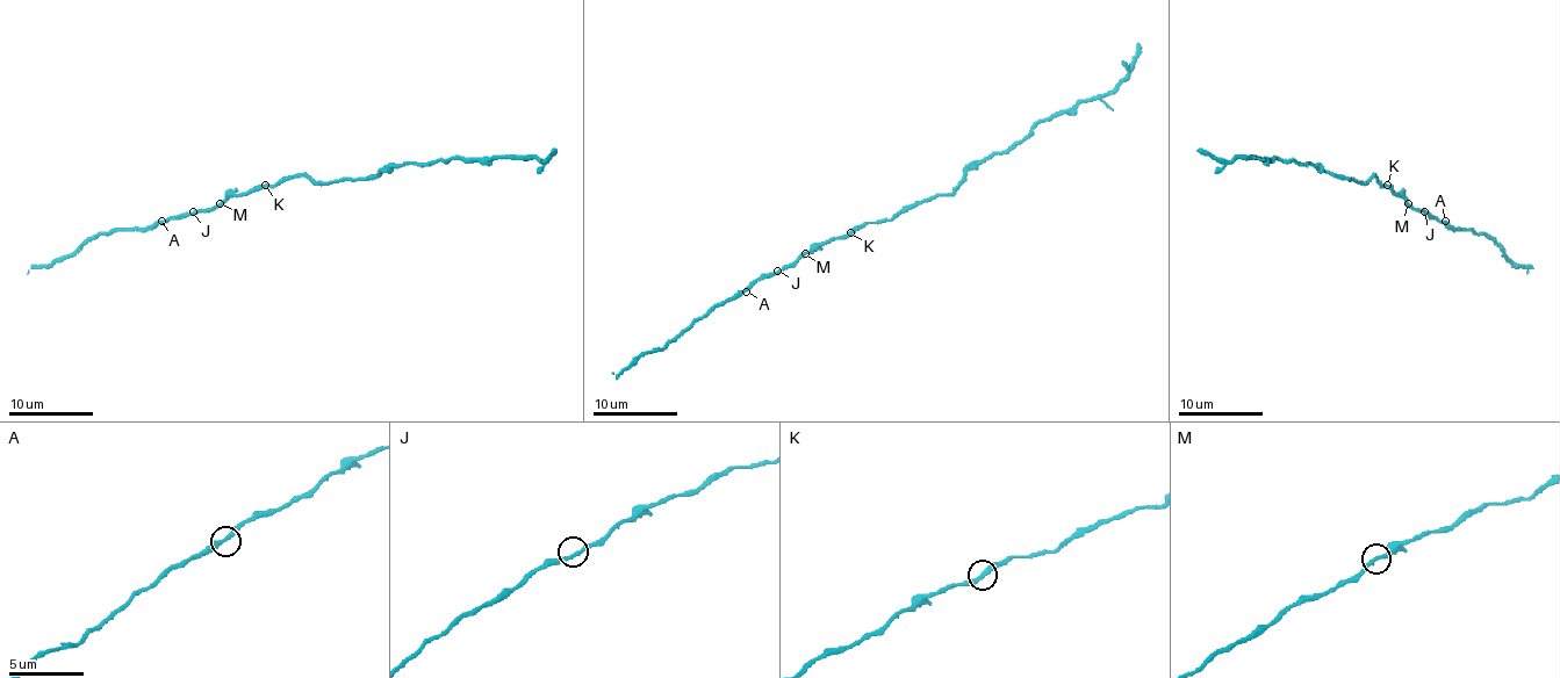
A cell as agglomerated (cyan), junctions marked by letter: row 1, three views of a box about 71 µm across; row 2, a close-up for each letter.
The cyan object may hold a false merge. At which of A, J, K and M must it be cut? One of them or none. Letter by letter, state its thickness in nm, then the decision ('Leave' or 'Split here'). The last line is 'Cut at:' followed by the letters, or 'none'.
A: Thickness 300 nm. Leave
J: Thickness 280 nm. Leave
K: Thickness 320 nm. Split here
M: Thickness 280 nm. Leave
Cut at: K

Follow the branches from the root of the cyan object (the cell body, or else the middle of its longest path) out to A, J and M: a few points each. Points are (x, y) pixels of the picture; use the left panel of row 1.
A: (295, 177), (230, 195), (205, 210), (162, 221)
J: (295, 177), (230, 195), (211, 208), (193, 211)
M: (295, 177), (230, 195), (220, 203)

